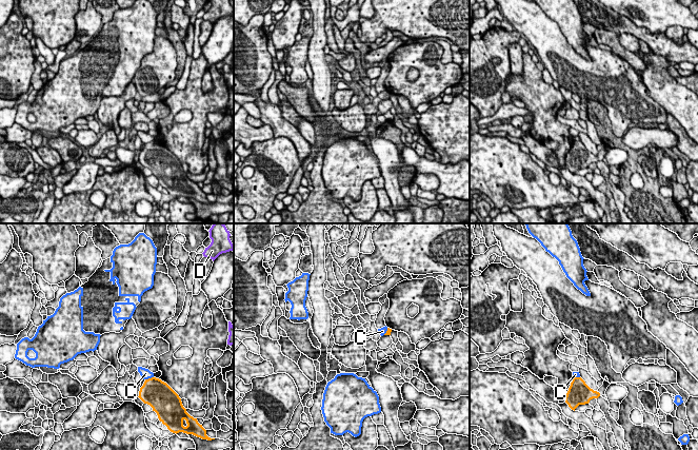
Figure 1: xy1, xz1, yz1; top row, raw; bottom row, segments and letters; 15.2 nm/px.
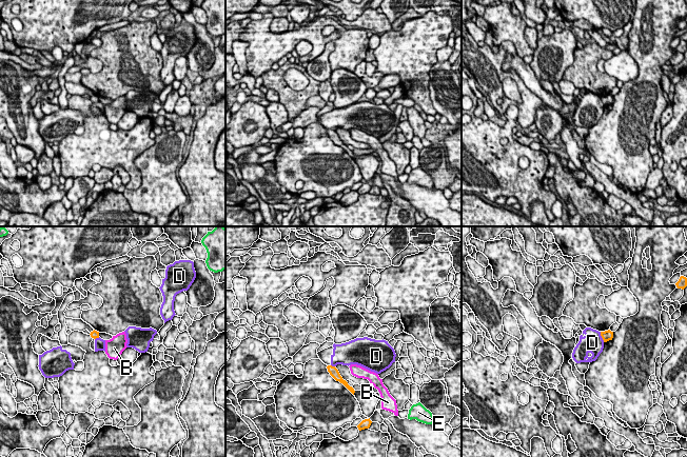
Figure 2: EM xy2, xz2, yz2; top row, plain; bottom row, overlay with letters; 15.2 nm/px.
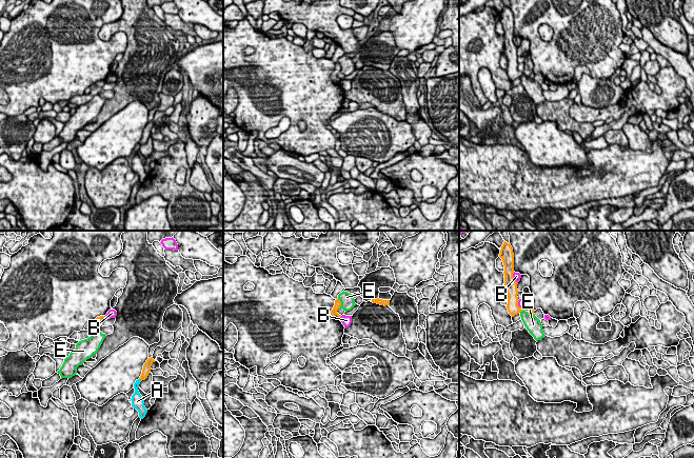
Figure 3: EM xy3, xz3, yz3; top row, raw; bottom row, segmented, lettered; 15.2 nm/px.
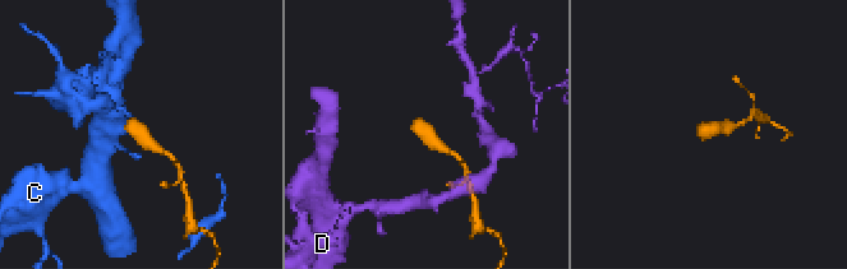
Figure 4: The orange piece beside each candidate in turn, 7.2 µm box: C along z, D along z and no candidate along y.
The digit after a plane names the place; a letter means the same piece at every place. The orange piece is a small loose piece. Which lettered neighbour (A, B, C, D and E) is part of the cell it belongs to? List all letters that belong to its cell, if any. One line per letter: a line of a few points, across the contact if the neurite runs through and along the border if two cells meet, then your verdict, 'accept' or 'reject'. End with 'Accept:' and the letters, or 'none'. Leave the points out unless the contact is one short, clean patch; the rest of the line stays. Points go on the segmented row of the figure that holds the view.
A: reject
B: reject
C: line xy1 (153, 376), (145, 379); reject
D: line yz2 (600, 332), (604, 341); reject
E: reject
Accept: none

